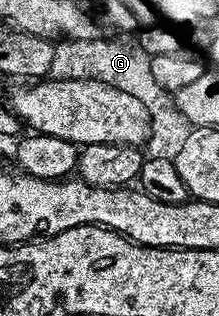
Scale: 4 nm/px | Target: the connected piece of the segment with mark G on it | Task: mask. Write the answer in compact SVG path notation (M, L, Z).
M131 34L103 39L62 39L54 45L48 77L52 80L93 80L133 95L147 107L150 118L146 155L153 159L172 161L180 153L191 126L186 117L177 111L172 95L152 77L151 60L152 57Z

